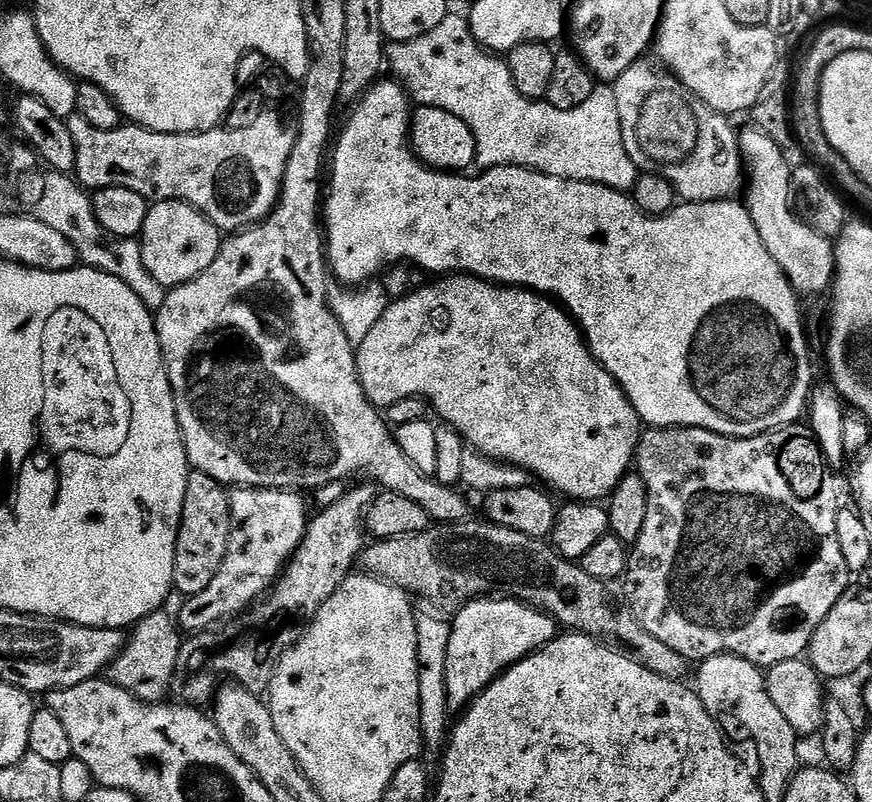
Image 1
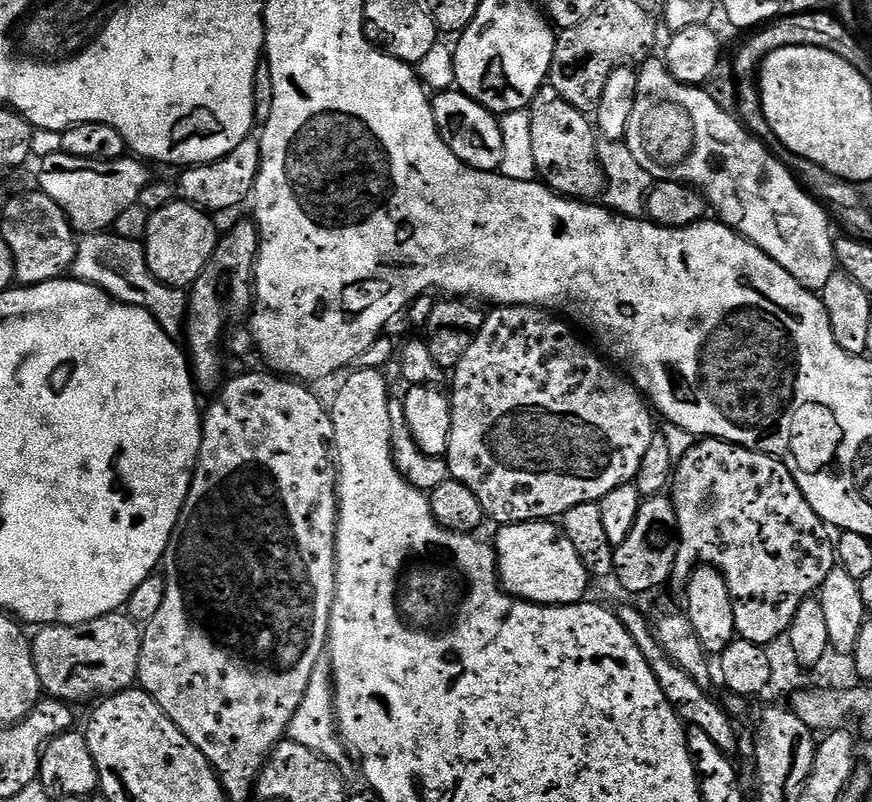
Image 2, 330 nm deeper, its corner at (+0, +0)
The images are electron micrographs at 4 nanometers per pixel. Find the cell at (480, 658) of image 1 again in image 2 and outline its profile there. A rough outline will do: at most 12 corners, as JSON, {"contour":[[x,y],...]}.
{"contour":[[559,523],[497,527],[500,583],[538,604],[578,604],[588,567]]}

